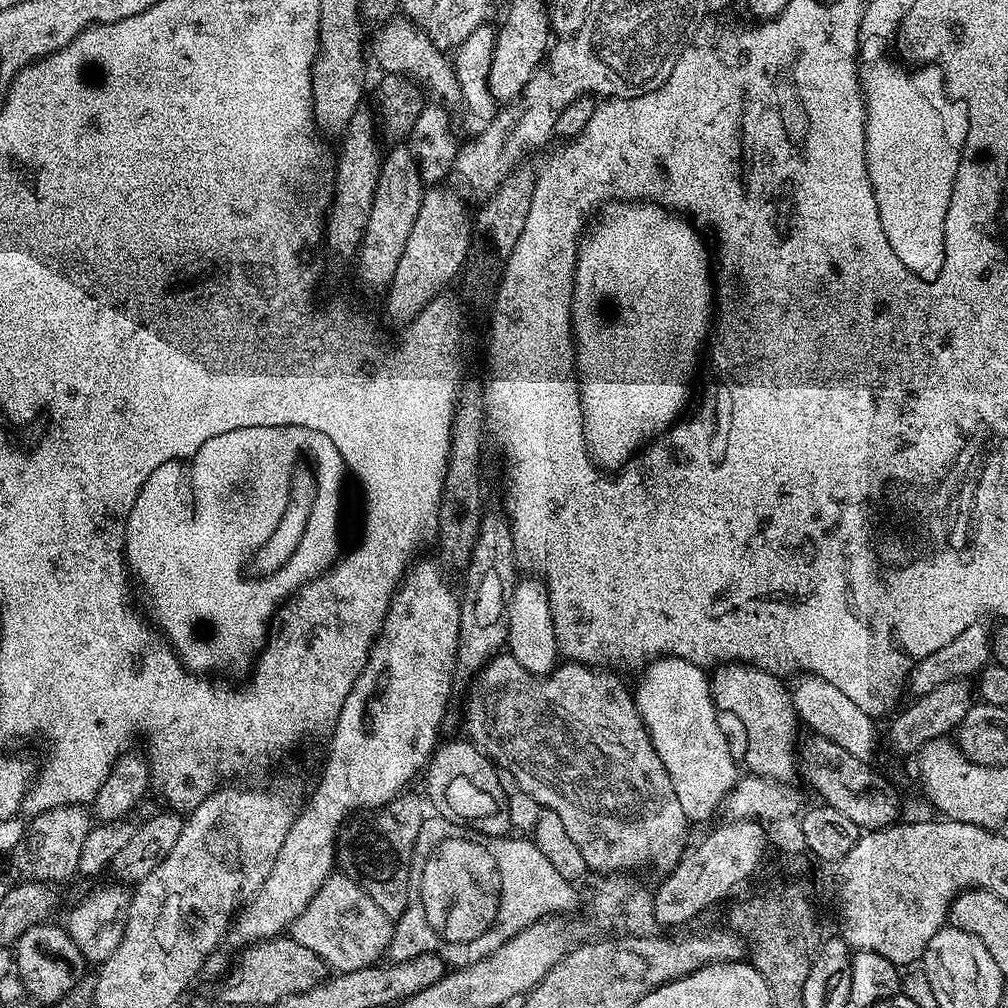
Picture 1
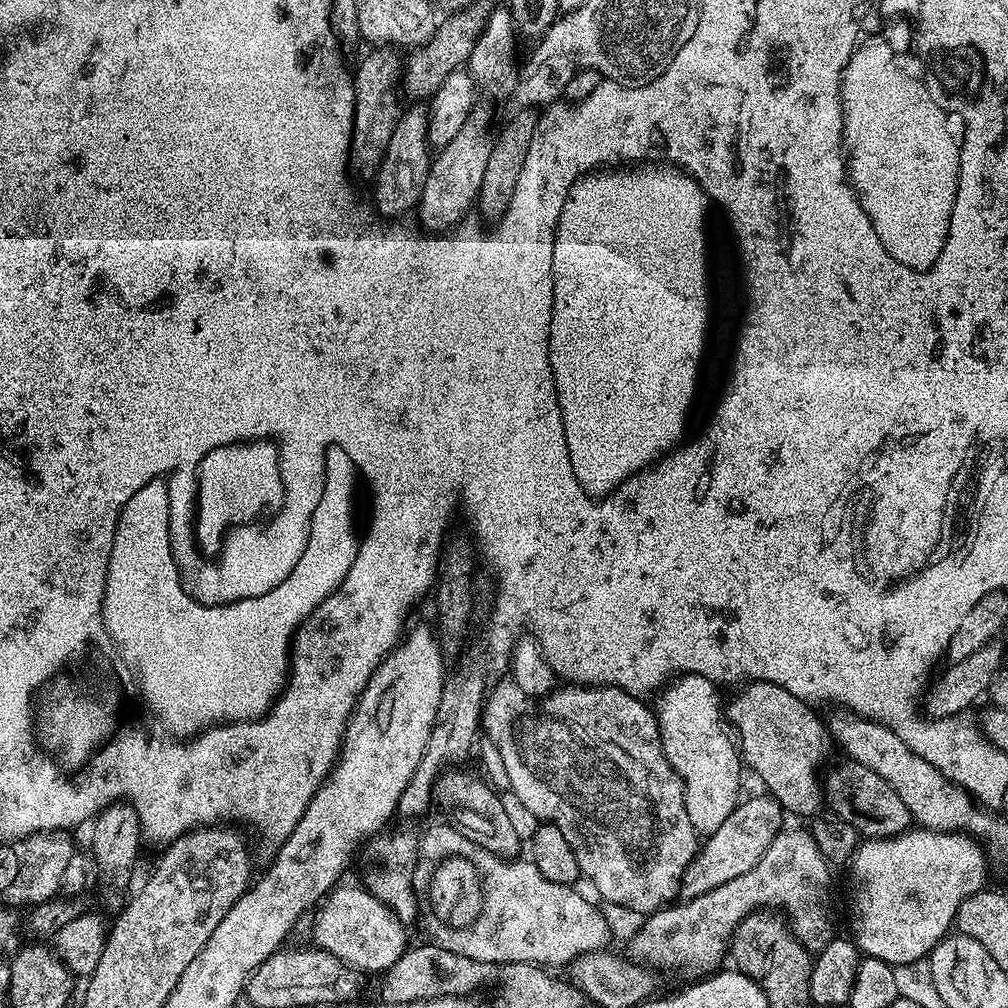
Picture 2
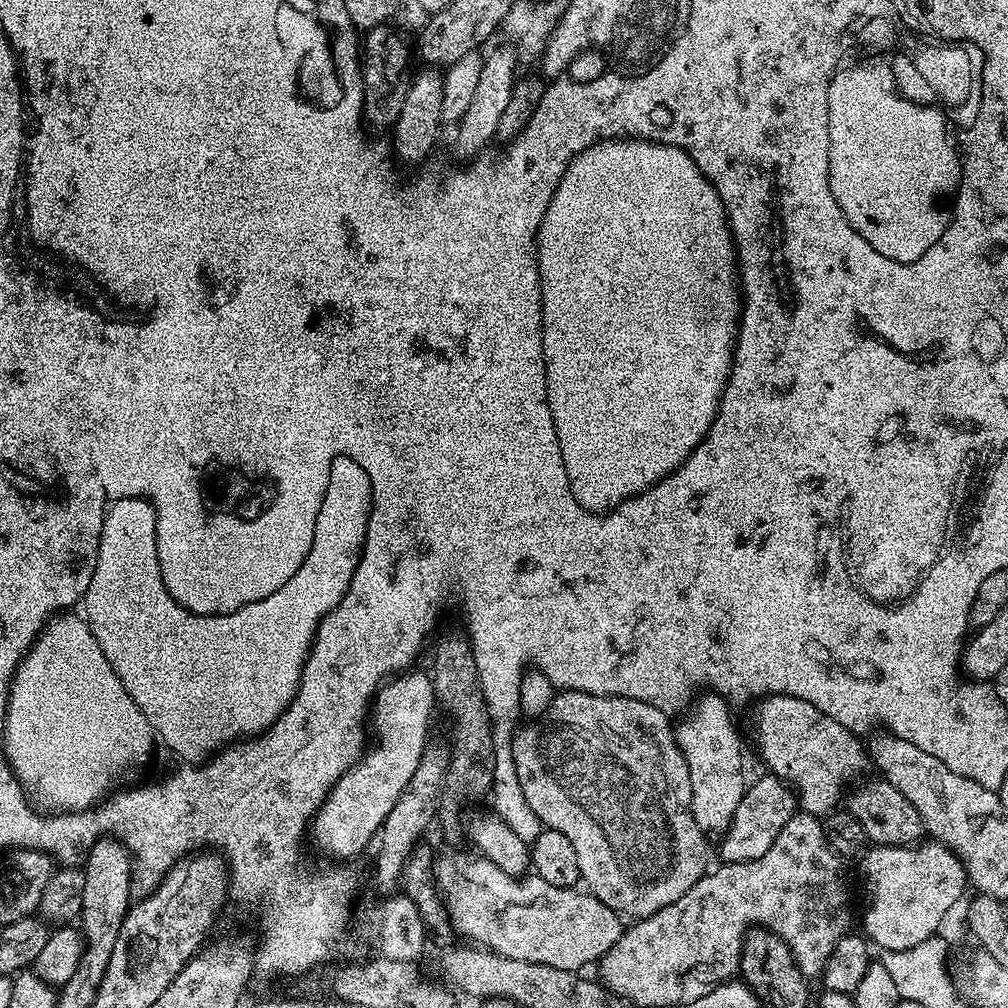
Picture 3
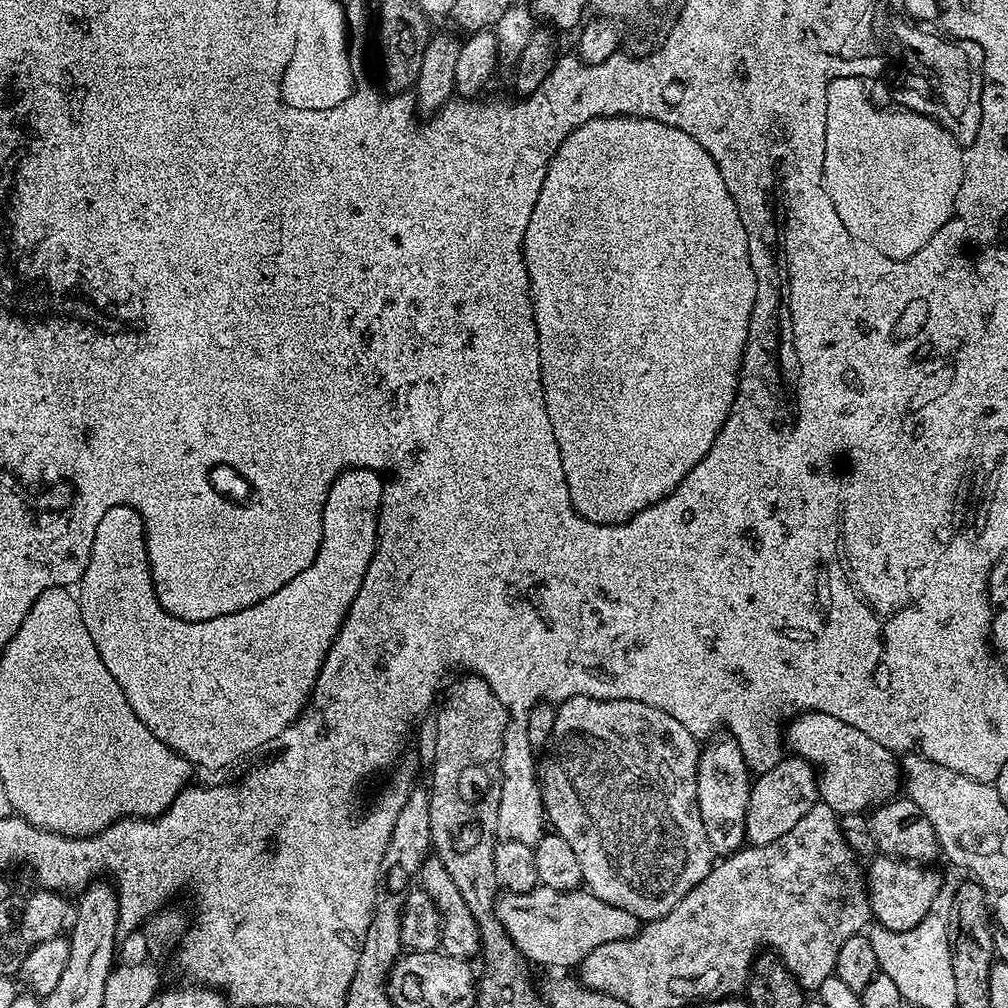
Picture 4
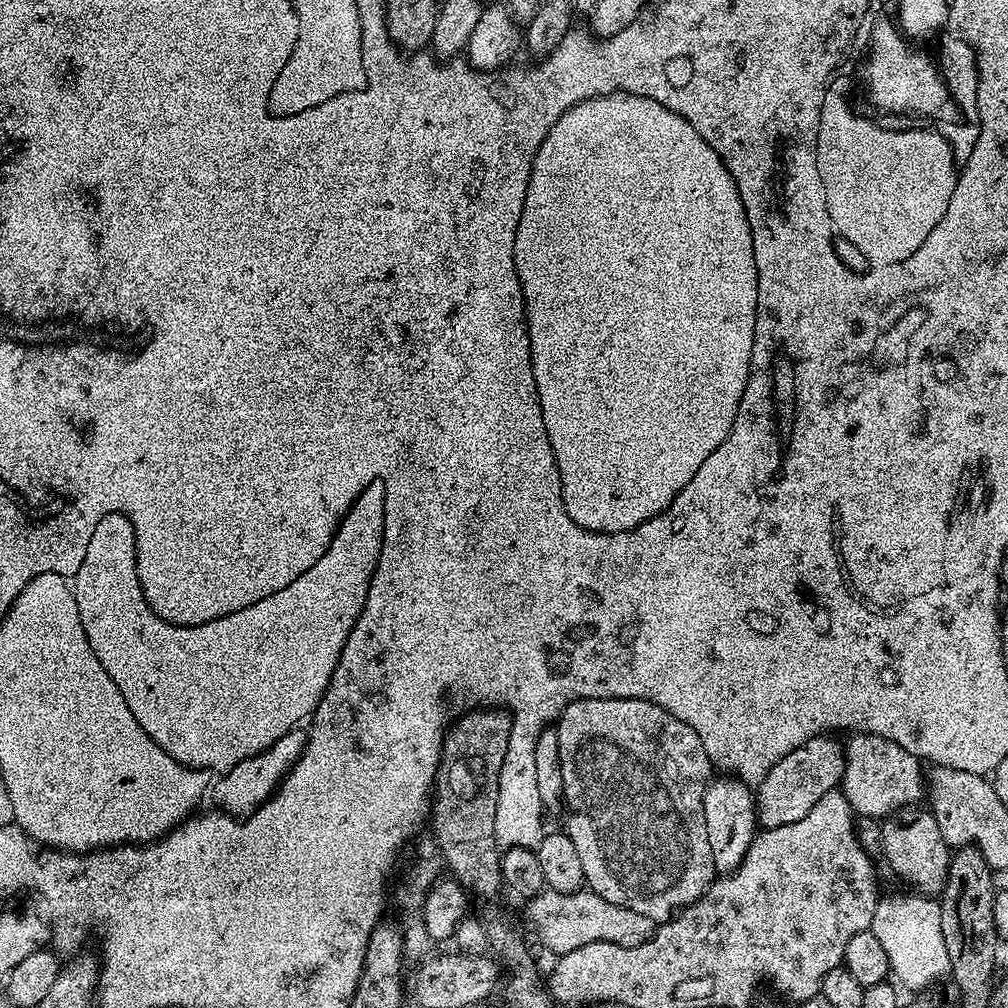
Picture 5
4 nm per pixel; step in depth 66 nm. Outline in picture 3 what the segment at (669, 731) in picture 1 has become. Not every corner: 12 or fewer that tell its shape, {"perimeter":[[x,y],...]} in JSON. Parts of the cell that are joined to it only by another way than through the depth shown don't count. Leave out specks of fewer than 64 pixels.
{"perimeter":[[723,696],[675,725],[692,813],[727,833],[746,791],[744,748]]}

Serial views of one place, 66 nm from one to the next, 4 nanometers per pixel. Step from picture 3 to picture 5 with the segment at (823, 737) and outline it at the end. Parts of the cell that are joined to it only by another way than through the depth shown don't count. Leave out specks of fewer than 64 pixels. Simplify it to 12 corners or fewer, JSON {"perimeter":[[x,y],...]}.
{"perimeter":[[849,735],[842,791],[857,817],[925,799],[926,772],[898,742]]}

